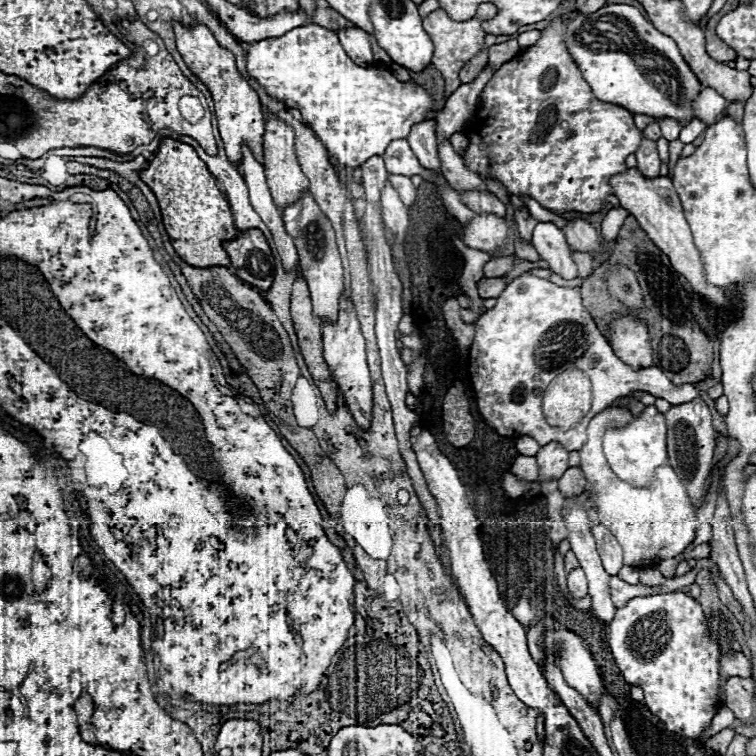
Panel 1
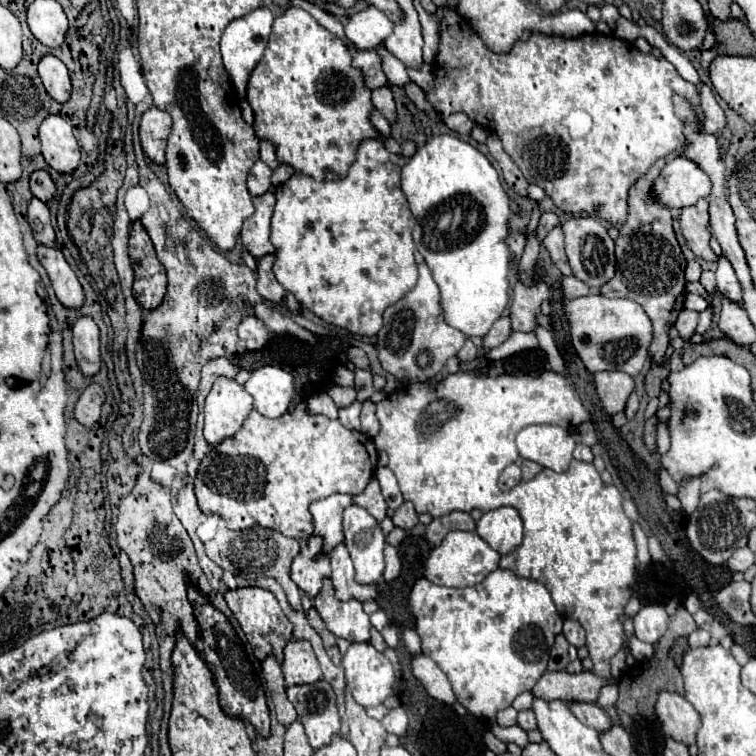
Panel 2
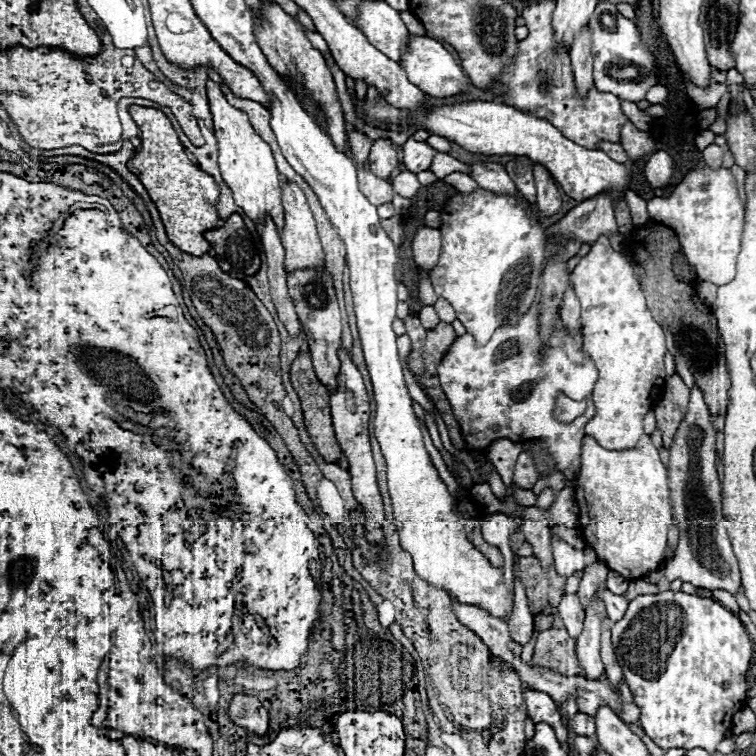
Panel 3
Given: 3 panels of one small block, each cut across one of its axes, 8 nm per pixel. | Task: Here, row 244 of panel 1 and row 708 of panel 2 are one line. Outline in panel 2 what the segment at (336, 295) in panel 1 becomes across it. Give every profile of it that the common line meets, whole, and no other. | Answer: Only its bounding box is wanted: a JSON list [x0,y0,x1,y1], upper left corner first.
[286,680,340,750]

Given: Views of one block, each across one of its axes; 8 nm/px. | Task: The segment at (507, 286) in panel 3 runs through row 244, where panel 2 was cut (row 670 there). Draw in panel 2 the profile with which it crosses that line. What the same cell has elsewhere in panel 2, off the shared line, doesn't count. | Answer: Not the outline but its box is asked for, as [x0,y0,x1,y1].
[408,568,562,722]

